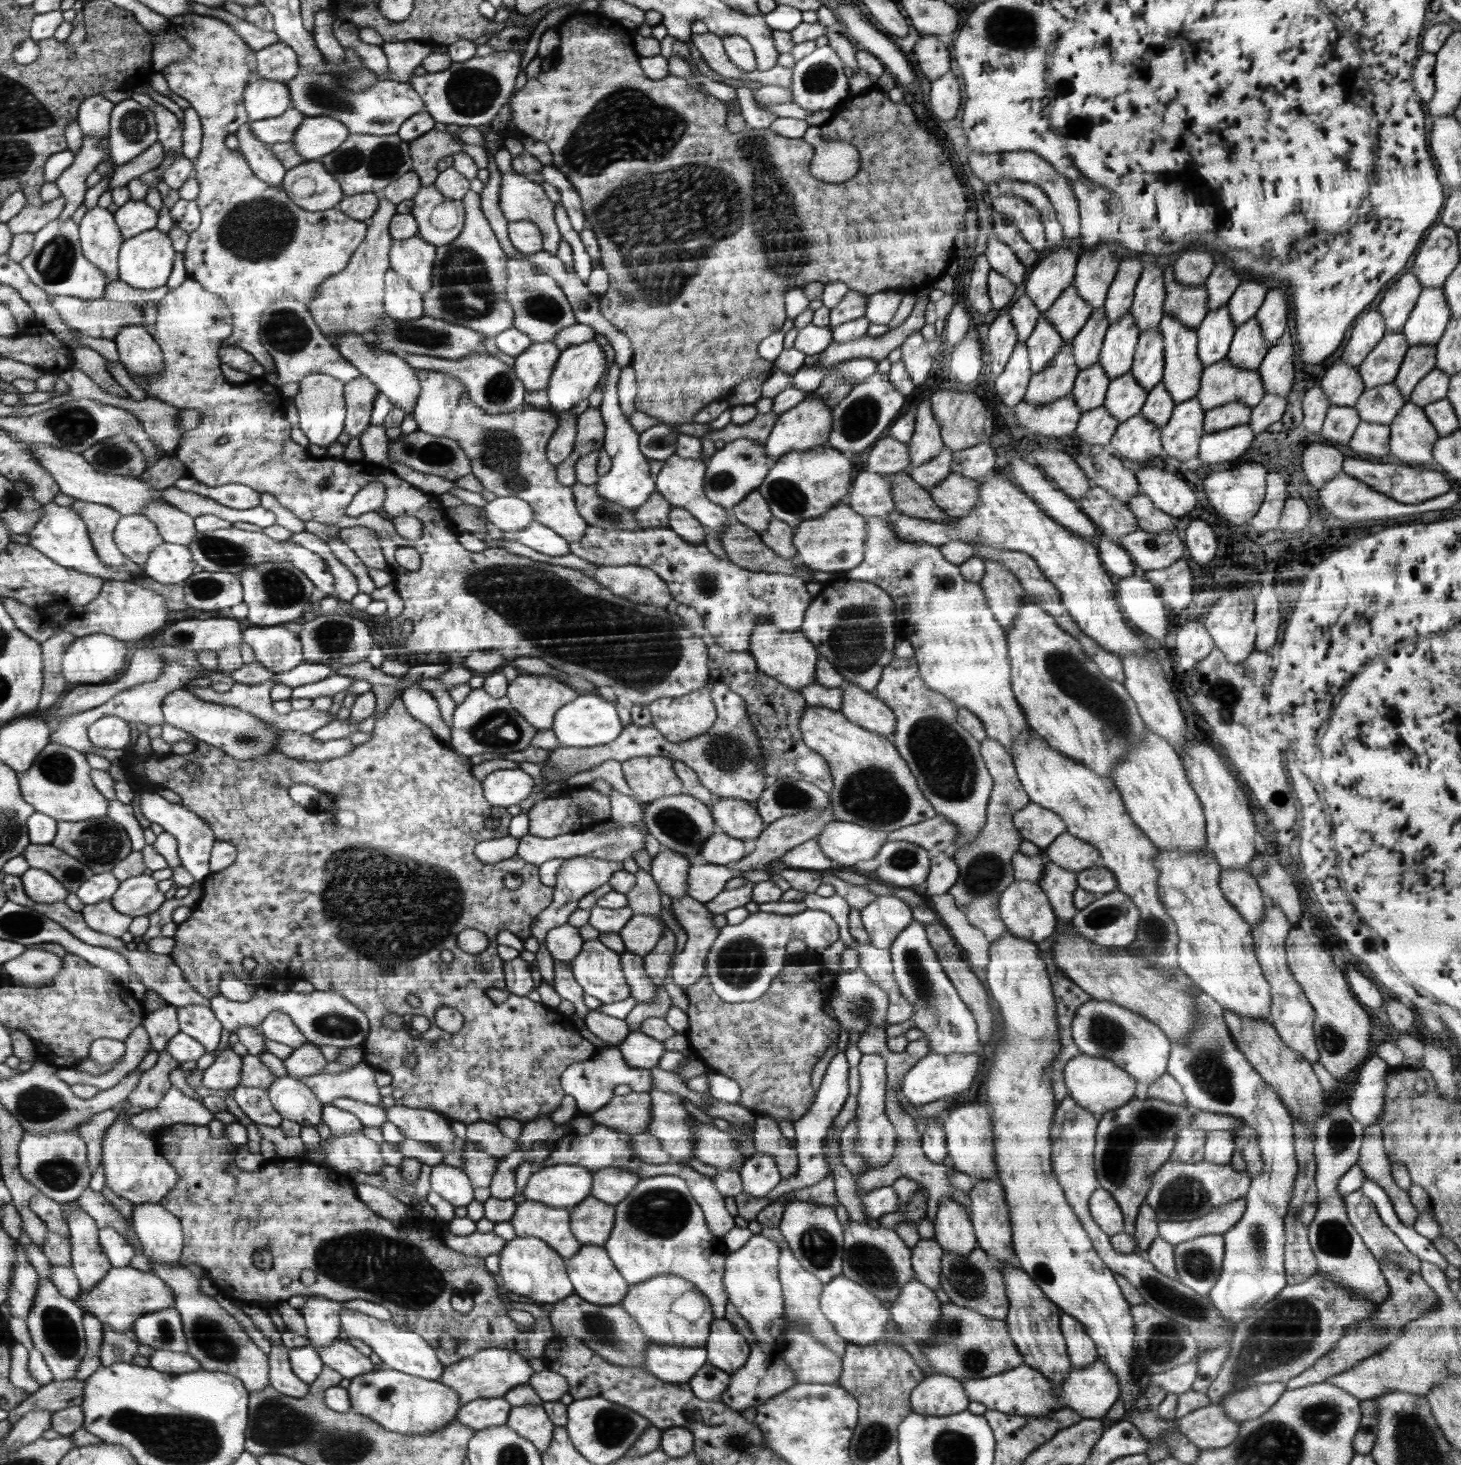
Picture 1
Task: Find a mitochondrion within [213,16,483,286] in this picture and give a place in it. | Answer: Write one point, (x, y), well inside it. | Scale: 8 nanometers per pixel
(260, 229)

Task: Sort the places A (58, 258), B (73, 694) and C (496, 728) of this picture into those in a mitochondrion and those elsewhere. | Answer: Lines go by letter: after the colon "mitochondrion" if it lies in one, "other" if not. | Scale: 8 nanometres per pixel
A: mitochondrion
B: other
C: mitochondrion

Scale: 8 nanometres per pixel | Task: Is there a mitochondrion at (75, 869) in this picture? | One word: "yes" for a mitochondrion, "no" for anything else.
yes

